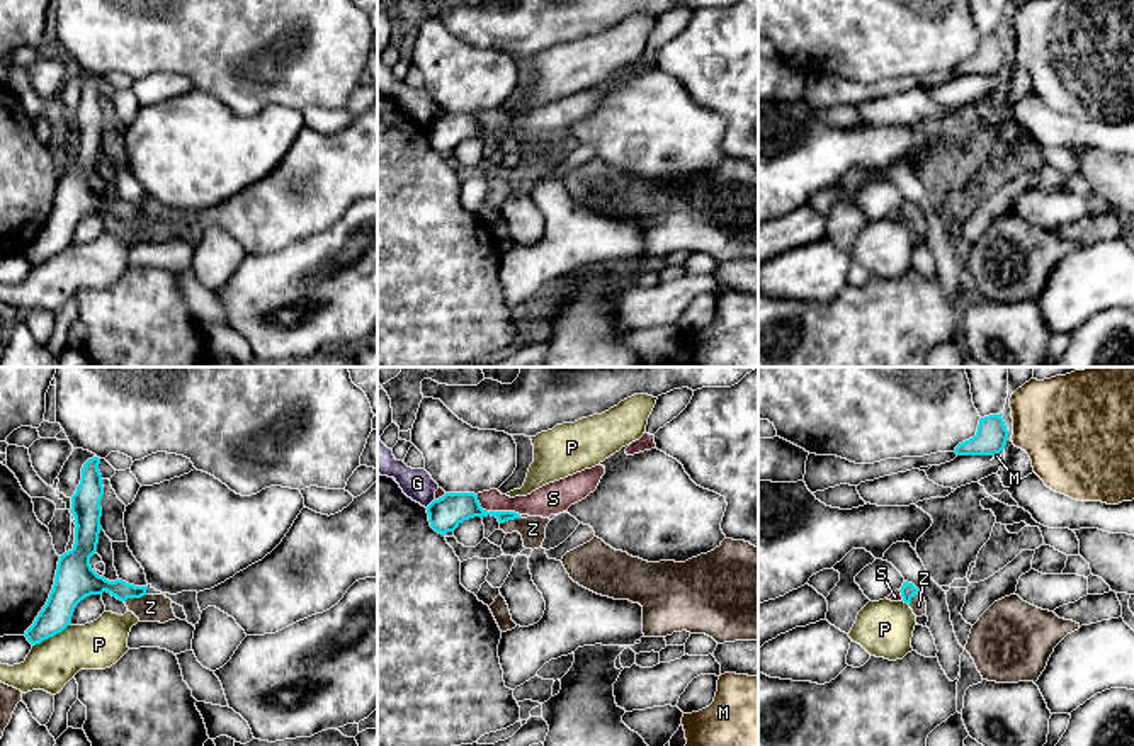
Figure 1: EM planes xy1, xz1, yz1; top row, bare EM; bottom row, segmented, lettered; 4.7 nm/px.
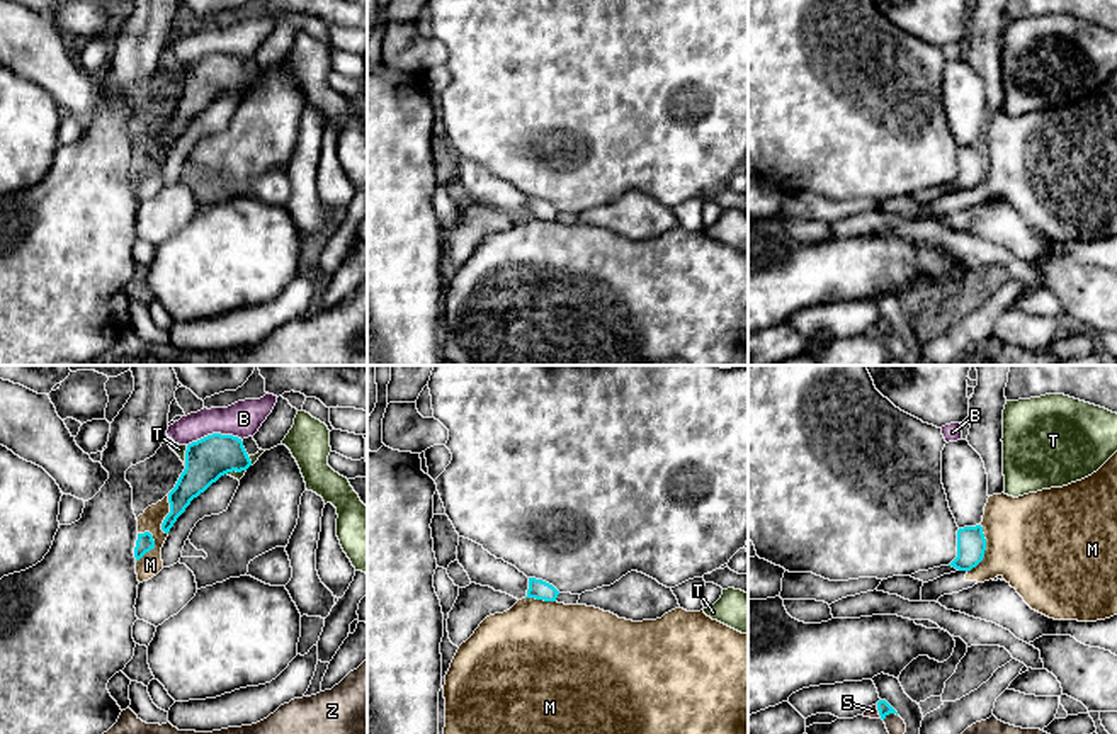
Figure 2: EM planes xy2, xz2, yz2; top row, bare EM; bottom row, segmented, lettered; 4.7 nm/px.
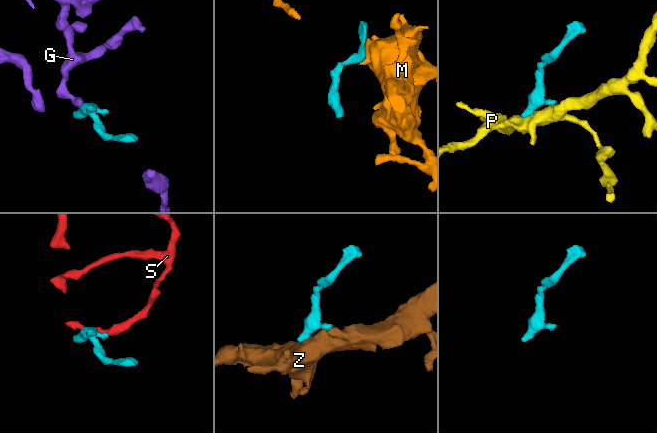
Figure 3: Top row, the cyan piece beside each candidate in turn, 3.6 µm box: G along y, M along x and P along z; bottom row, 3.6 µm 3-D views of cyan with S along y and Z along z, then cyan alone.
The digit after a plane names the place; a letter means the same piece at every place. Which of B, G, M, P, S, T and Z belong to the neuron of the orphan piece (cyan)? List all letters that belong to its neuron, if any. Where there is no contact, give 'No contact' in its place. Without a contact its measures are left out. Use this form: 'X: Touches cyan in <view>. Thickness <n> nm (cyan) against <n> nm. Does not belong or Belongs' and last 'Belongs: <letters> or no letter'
B: Touches cyan in xy2. Thickness 200 nm (cyan) against 170 nm. Does not belong
G: Touches cyan in xz1. Thickness 160 nm (cyan) against 140 nm. Does not belong
M: Touches cyan in yz2. Thickness 140 nm (cyan) against 460 nm. Belongs
P: Touches cyan in xy1. Thickness 160 nm (cyan) against 220 nm. Does not belong
S: Touches cyan in xz1. Thickness 160 nm (cyan) against 140 nm. Does not belong
T: Touches cyan in xy2. Thickness 200 nm (cyan) against 50 nm. Does not belong
Z: Touches cyan in xy1. Thickness 140 nm (cyan) against 130 nm. Does not belong
Belongs: M

